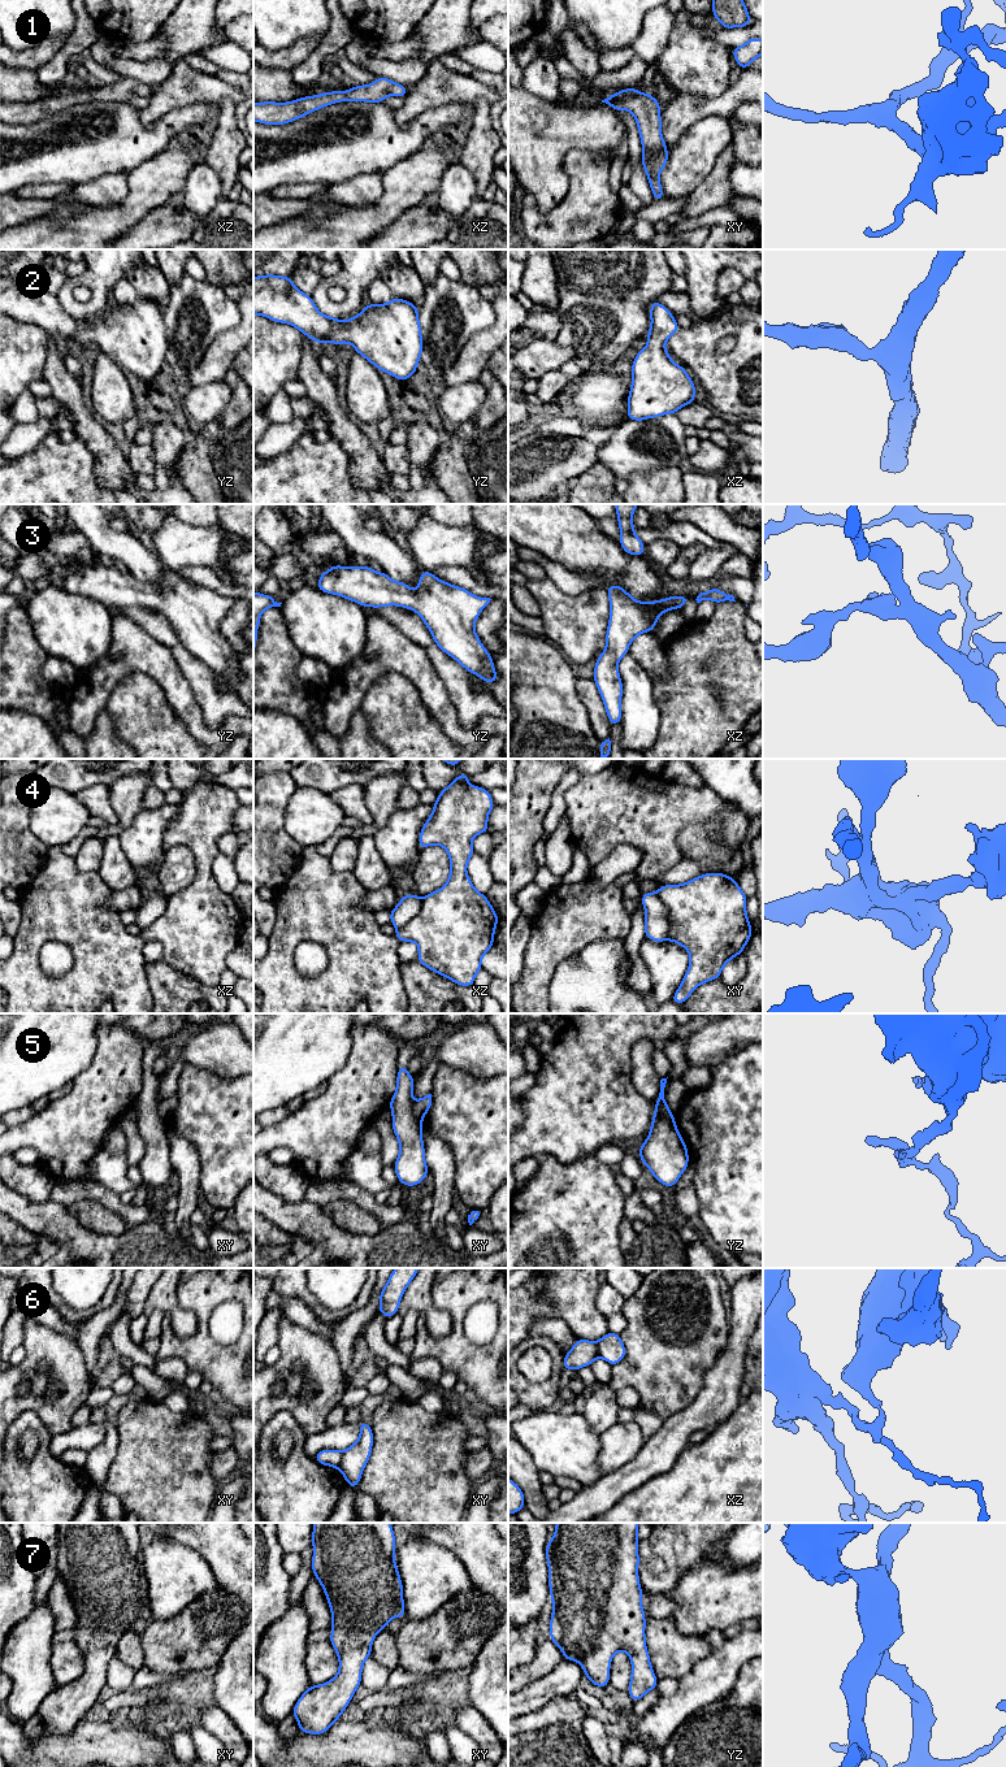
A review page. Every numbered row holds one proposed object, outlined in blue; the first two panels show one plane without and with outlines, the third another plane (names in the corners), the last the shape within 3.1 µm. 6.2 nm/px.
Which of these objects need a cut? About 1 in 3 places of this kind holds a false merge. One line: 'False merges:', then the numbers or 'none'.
False merges: 5, 6

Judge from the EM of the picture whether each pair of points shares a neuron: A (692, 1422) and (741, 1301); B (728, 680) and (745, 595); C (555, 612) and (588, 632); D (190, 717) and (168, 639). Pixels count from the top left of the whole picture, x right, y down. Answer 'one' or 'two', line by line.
A: one
B: two
C: one
D: two

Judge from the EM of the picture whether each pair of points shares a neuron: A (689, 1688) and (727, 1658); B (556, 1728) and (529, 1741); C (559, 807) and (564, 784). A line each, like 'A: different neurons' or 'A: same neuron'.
A: same neuron
B: same neuron
C: same neuron

